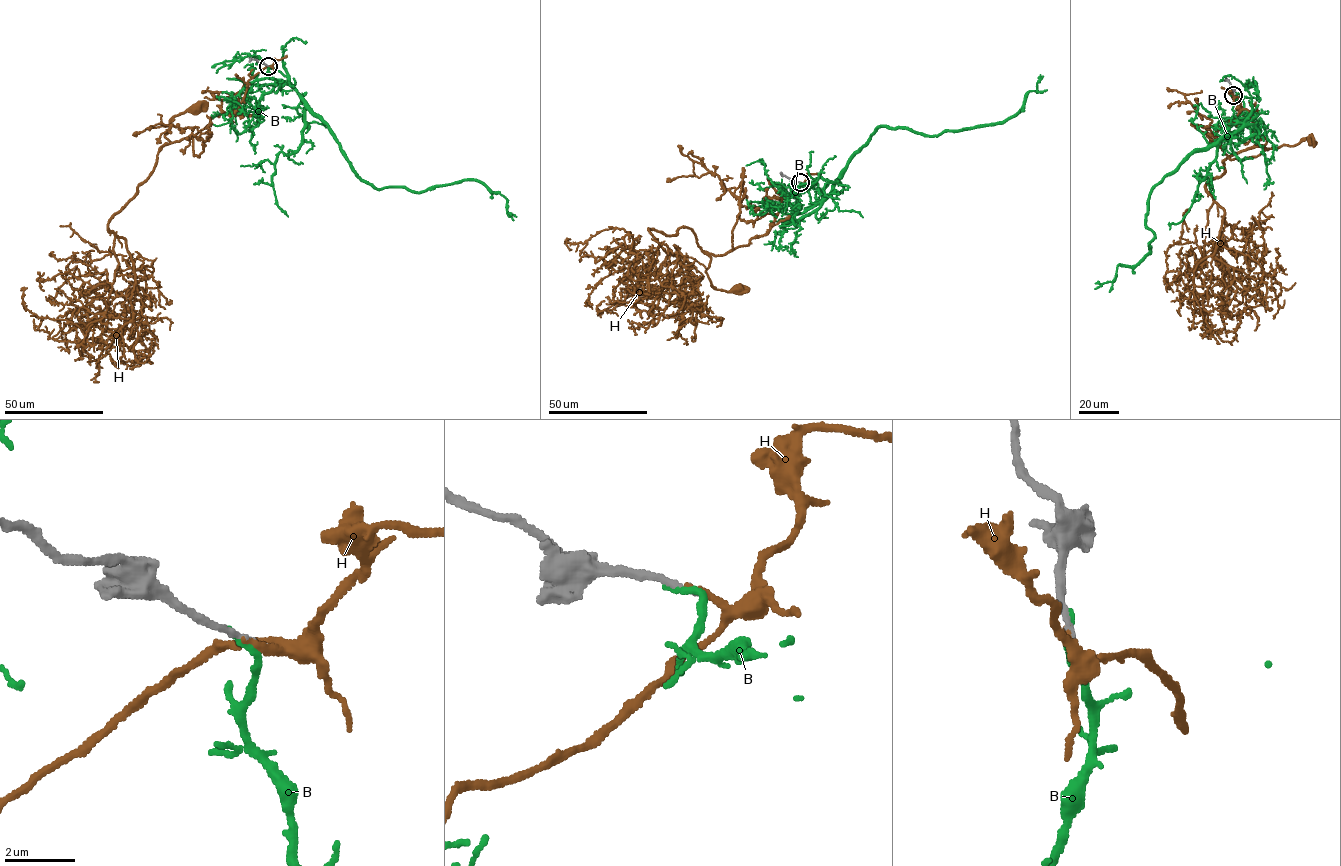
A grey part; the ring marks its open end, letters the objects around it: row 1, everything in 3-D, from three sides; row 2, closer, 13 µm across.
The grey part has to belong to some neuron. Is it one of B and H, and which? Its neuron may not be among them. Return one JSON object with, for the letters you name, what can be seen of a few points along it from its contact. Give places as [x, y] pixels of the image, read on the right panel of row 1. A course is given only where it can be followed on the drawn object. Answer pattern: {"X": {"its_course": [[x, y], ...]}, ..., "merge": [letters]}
{"H": {"its_course": [[1233, 95], [1239, 108], [1251, 112], [1253, 133], [1266, 139], [1265, 149], [1312, 140]]}, "merge": ["H"]}

